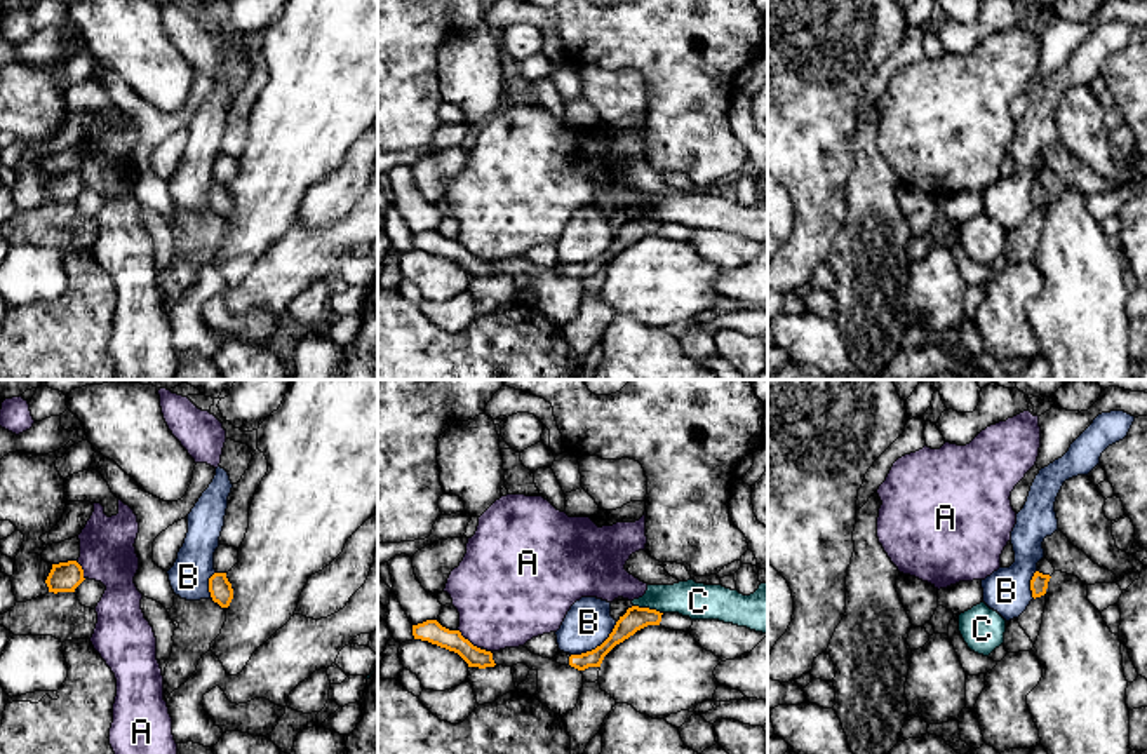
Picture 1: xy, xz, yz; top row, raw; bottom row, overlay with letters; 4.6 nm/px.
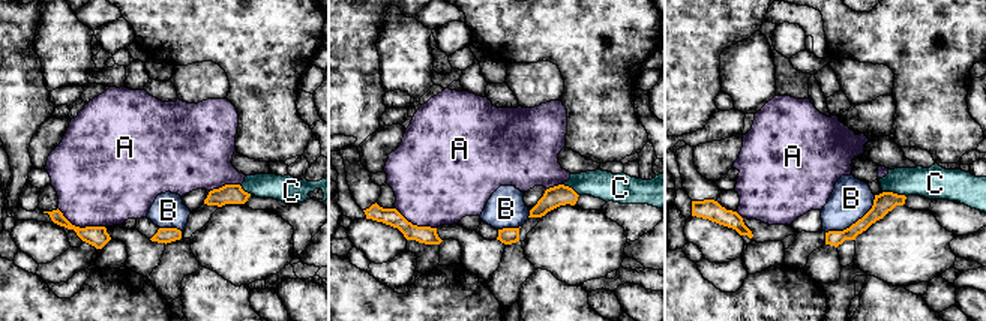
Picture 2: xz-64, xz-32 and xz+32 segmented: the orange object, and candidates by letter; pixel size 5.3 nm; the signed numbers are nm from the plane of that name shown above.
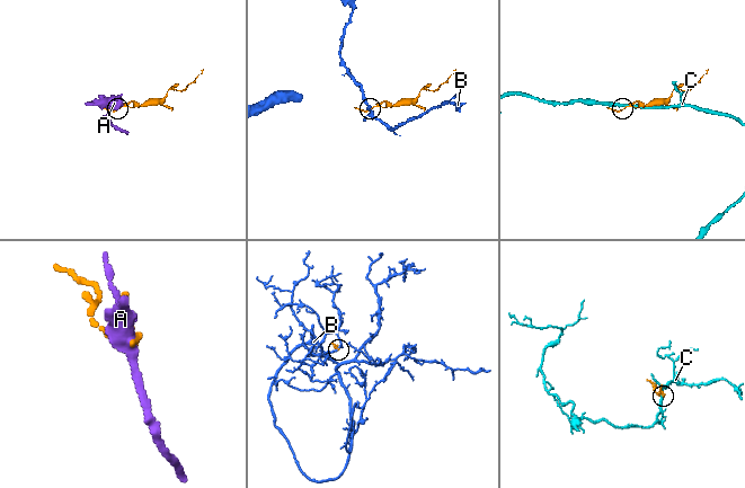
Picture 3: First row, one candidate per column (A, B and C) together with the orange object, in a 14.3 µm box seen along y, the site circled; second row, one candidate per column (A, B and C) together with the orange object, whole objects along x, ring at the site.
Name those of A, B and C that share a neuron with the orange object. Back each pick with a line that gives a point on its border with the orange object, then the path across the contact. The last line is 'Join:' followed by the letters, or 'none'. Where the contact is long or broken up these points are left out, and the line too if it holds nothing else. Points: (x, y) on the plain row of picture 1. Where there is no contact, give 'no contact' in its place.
Join: none

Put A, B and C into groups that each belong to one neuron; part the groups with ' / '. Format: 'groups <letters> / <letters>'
groups A / B / C

